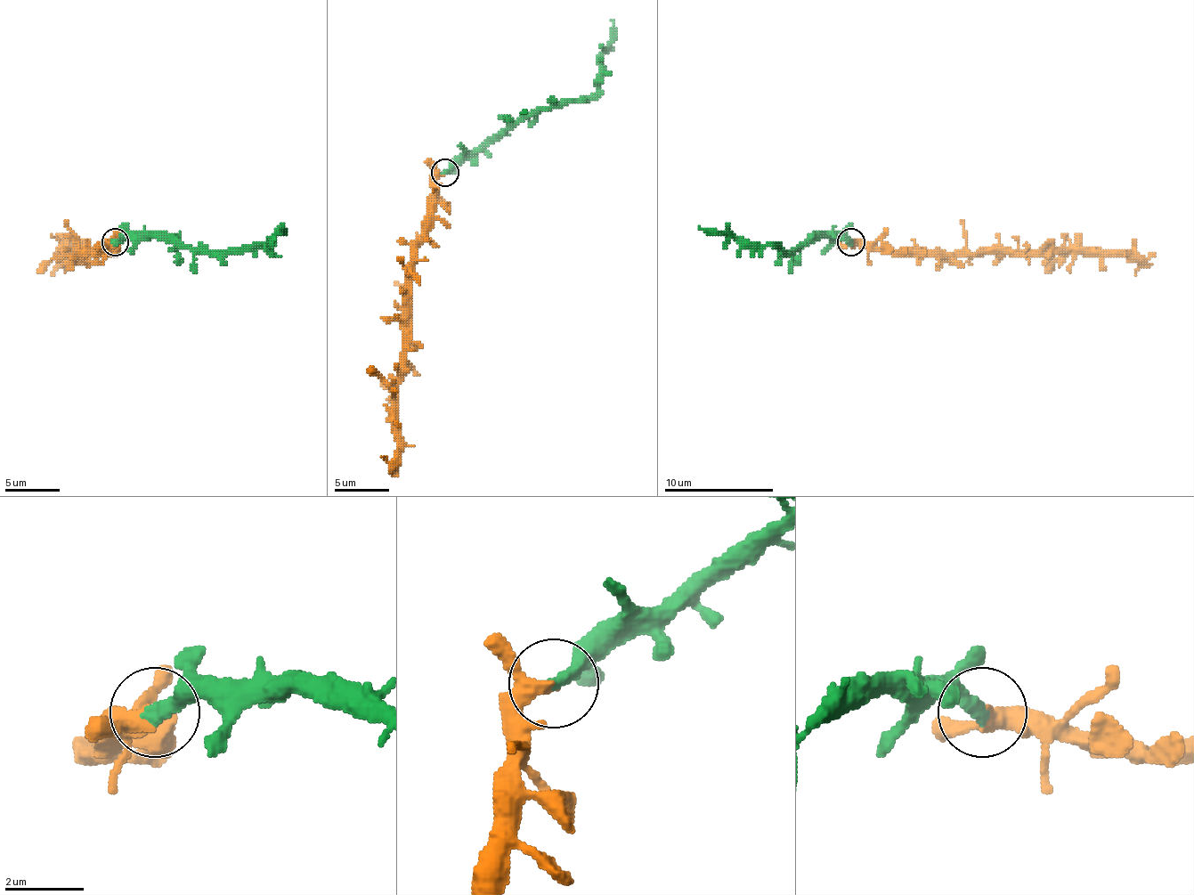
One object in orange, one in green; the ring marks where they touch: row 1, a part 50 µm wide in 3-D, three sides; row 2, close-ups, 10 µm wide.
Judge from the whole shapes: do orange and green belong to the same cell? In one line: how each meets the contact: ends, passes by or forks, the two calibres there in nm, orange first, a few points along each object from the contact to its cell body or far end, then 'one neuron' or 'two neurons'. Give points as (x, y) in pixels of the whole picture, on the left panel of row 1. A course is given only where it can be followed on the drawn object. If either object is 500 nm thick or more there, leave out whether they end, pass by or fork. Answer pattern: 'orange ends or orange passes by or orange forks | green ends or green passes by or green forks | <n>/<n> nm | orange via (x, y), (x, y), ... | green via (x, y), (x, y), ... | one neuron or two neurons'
orange passes by | green ends | 320/400 nm | orange via (114, 242), (86, 253), (65, 253), (68, 256), (52, 275) | green via (114, 242), (125, 237), (174, 237), (190, 248), (215, 250), (256, 248), (267, 245), (283, 226) | one neuron

